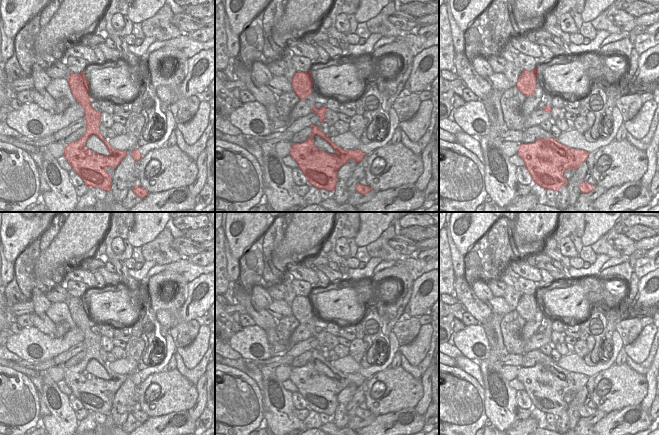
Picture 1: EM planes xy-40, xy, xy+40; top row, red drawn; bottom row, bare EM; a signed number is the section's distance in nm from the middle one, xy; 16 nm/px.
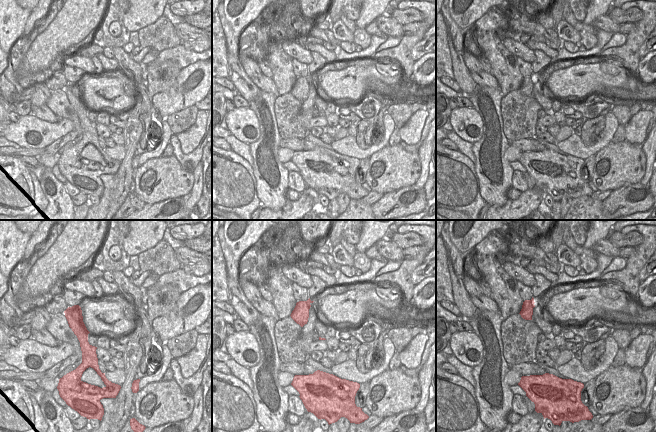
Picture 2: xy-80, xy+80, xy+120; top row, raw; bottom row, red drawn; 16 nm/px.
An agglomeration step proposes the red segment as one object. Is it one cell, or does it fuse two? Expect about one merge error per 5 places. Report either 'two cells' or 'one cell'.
one cell

